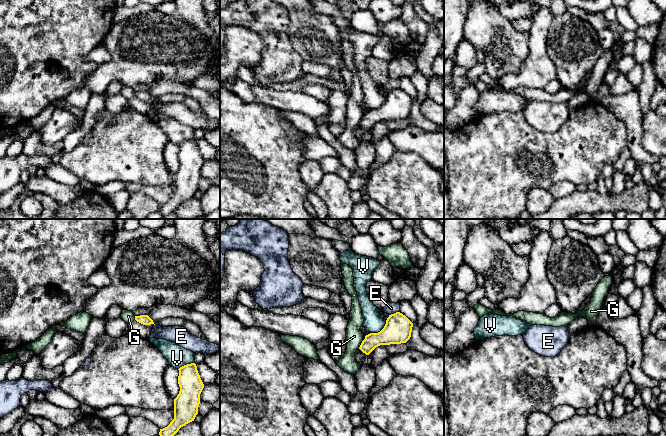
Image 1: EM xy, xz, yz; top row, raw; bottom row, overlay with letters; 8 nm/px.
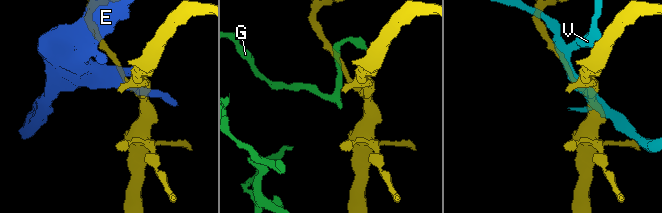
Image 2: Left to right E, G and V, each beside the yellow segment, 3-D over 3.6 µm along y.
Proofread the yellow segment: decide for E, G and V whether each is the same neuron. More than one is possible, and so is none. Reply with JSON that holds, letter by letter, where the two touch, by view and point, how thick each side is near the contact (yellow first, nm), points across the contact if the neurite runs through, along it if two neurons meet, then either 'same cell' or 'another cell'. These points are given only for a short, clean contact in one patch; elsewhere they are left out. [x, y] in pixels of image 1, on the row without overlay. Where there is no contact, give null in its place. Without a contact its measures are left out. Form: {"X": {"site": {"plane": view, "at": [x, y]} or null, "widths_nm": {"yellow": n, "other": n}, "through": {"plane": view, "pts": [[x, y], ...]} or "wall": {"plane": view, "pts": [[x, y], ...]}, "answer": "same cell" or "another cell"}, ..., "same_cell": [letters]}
{"E": {"site": {"plane": "xz", "at": [394, 89]}, "widths_nm": {"yellow": 220, "other": 90}, "answer": "another cell"}, "G": {"site": {"plane": "xz", "at": [361, 120]}, "widths_nm": {"yellow": 160, "other": 140}, "wall": {"plane": "xz", "pts": [[363, 116], [358, 123]]}, "answer": "another cell"}, "V": {"site": {"plane": "xz", "at": [381, 106]}, "widths_nm": {"yellow": 220, "other": 150}, "answer": "another cell"}, "same_cell": []}

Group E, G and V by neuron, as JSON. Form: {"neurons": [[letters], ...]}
{"neurons": [["E"], ["G"], ["V"]]}

